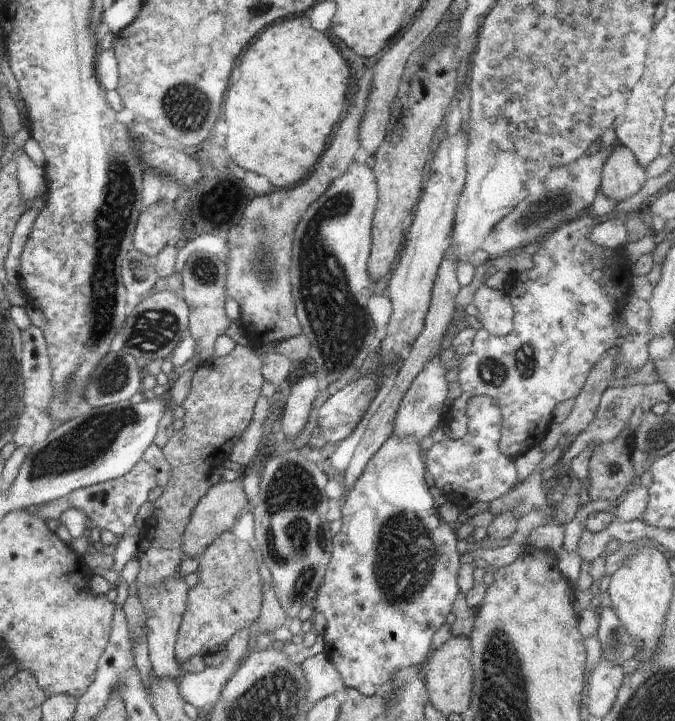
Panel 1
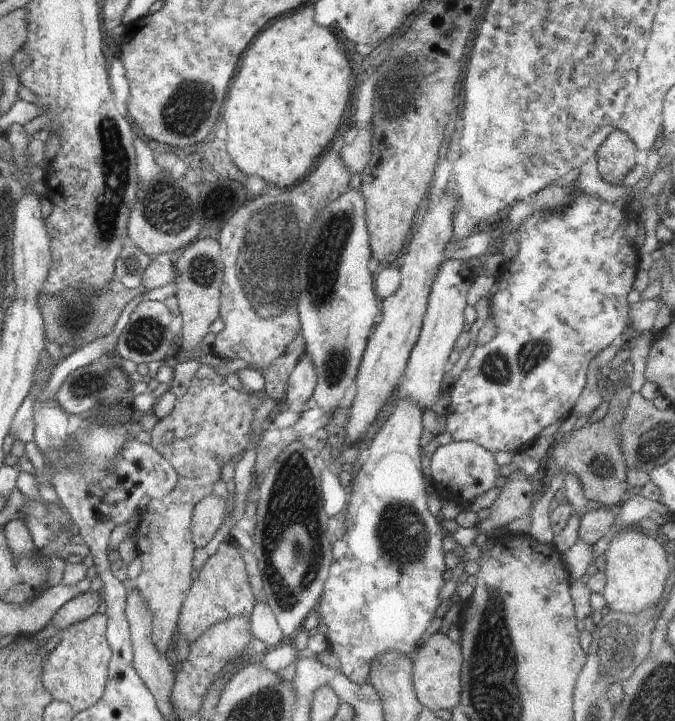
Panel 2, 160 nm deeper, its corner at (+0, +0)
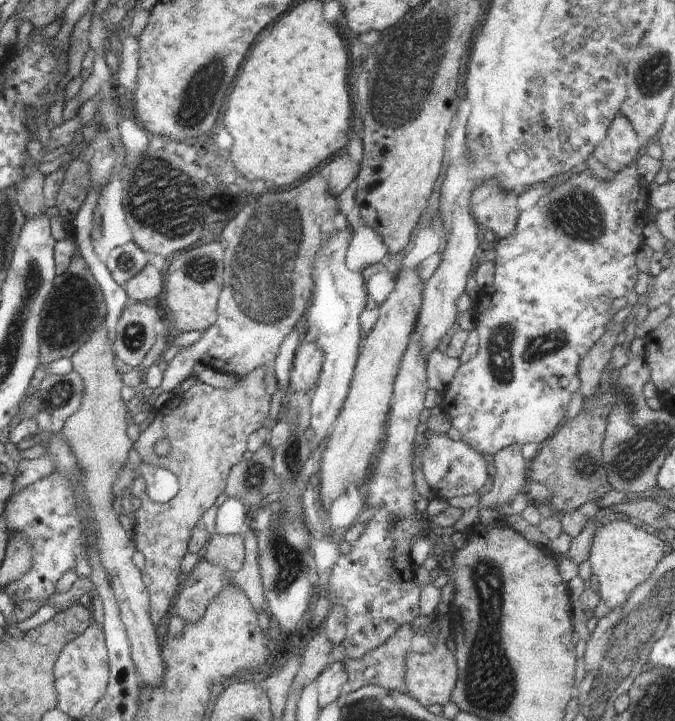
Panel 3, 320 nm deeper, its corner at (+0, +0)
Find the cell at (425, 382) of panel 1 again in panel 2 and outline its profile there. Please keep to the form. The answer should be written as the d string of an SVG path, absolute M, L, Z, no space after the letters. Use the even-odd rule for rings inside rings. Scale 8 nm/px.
M444 260L432 283L421 331L412 347L400 388L400 393L420 405L422 410L431 408L439 399L442 376L449 368L448 357L465 323L463 310L468 305L467 292L475 276L476 272L468 261Z

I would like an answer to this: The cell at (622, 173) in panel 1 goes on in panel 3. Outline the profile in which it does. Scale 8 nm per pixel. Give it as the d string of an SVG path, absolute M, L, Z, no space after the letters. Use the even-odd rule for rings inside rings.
M618 113L608 127L605 139L595 146L592 155L607 168L625 168L634 164L642 145L632 123Z

